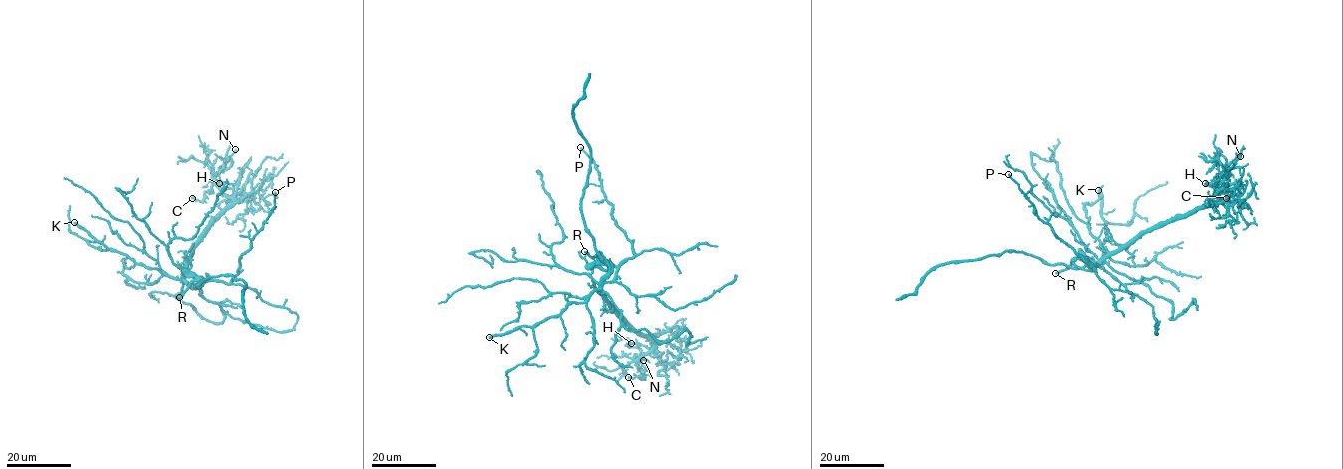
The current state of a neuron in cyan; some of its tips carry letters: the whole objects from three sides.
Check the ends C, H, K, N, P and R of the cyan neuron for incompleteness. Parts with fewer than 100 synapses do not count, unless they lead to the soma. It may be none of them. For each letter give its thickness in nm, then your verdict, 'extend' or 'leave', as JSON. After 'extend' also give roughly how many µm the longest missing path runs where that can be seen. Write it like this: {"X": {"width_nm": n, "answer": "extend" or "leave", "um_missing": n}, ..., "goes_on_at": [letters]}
{"C": {"width_nm": 140, "answer": "leave"}, "H": {"width_nm": 200, "answer": "leave"}, "K": {"width_nm": 320, "answer": "leave"}, "N": {"width_nm": 220, "answer": "leave"}, "P": {"width_nm": 120, "answer": "leave"}, "R": {"width_nm": 280, "answer": "extend", "um_missing": 25}, "goes_on_at": ["R"]}

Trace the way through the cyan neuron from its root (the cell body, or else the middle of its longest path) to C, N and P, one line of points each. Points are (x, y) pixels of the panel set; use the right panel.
C: (1092, 268), (1138, 236), (1218, 201), (1227, 186), (1236, 194), (1237, 200), (1230, 202), (1226, 198)
N: (1092, 268), (1138, 236), (1216, 202), (1223, 178), (1240, 156)
P: (1092, 268), (1102, 267), (1096, 265), (1094, 270), (1057, 238), (1051, 226), (1036, 215), (1032, 203), (1008, 174)

